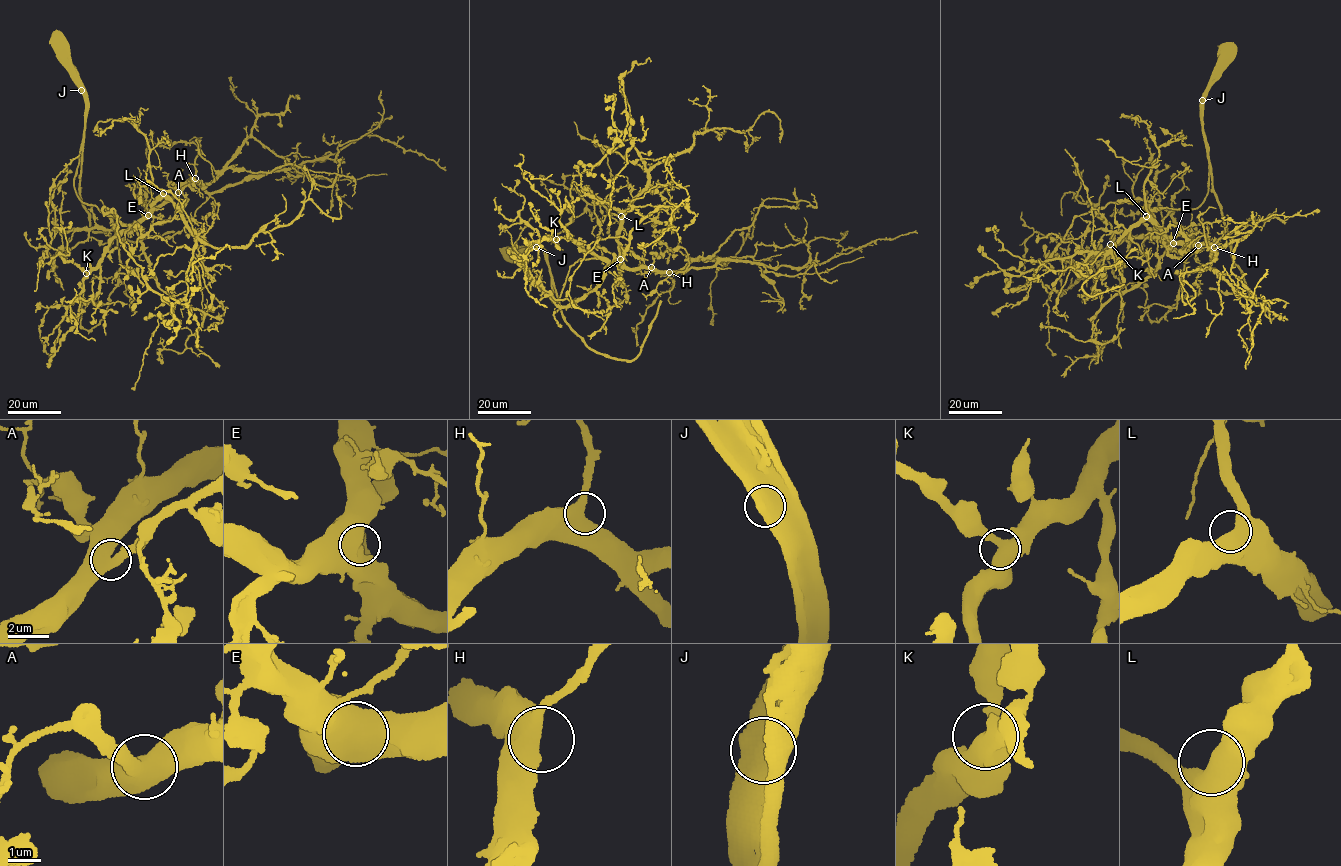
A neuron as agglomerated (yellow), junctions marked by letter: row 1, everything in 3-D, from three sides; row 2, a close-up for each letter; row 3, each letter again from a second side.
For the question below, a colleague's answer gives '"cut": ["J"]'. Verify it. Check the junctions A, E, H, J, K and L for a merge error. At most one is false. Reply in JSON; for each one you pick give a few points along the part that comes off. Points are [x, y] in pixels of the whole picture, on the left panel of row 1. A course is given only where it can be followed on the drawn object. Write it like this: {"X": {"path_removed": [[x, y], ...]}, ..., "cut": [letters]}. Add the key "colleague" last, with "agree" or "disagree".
{"J": {"path_removed": [[81, 90], [84, 95], [85, 116], [79, 195], [88, 214], [89, 227], [135, 242], [174, 231]]}, "cut": ["J"], "colleague": "agree"}

